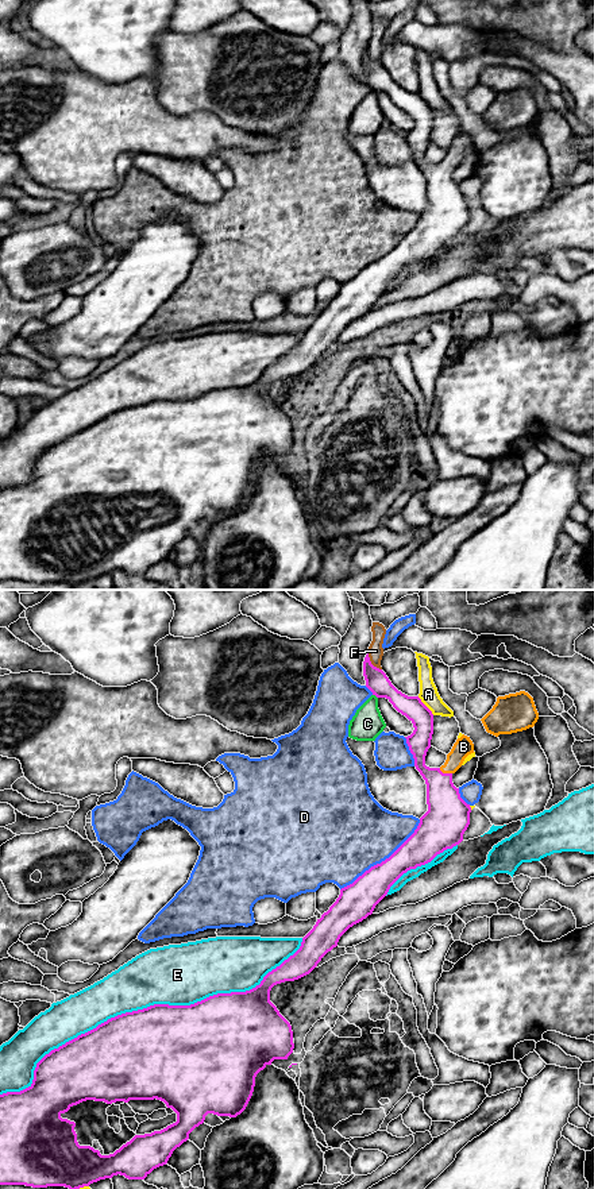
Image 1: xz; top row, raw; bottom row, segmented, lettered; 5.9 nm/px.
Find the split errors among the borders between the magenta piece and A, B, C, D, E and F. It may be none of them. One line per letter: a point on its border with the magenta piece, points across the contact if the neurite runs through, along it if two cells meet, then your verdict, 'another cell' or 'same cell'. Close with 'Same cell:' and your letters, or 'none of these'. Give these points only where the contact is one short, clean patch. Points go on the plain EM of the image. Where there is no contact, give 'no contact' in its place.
A: xz (425, 101) | another cell
B: xz (446, 169) | across xz (448, 211), (446, 204), (446, 169), (463, 142) | same cell
C: xz (375, 91) | another cell
D: xz (382, 257) | another cell
E: xz (147, 402) | another cell
F: xz (370, 58) | another cell
Same cell: B

